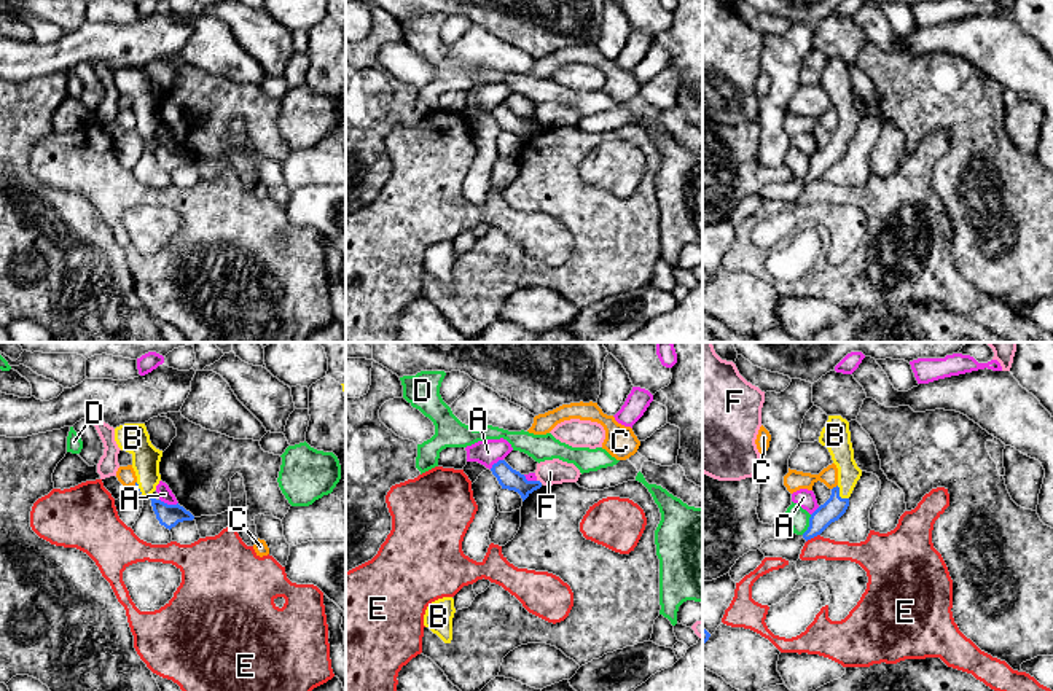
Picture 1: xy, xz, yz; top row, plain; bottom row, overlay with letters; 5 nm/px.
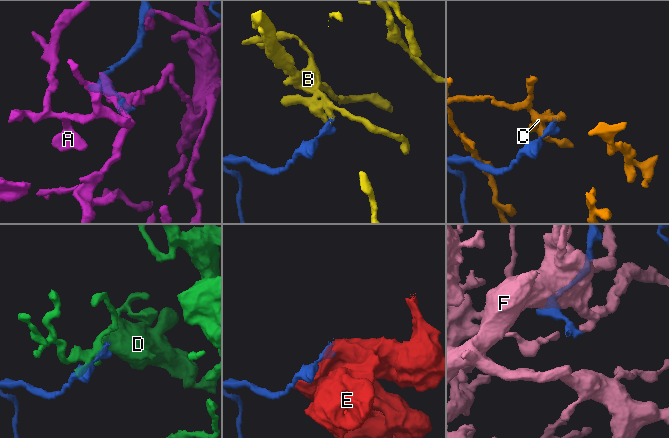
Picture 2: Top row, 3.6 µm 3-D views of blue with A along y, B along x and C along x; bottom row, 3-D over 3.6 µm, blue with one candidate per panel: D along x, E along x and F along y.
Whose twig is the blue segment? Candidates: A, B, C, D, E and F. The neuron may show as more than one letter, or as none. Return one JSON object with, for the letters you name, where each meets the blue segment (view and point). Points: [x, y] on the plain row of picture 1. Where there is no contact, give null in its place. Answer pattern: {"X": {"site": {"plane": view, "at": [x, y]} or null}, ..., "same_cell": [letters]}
{"B": {"site": {"plane": "yz", "at": [838, 139]}}, "same_cell": ["B"]}

